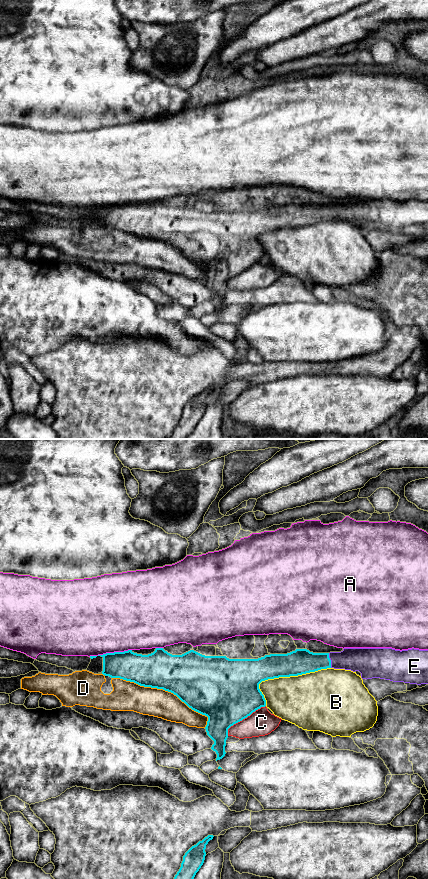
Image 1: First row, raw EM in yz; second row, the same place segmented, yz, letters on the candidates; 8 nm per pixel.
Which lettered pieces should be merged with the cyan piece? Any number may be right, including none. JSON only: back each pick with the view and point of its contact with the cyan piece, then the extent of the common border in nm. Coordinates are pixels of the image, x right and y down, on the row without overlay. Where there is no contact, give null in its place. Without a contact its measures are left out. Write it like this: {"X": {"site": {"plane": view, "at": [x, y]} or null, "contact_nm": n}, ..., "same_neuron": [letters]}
{"E": {"site": {"plane": "yz", "at": [330, 212]}, "contact_nm": 120}, "same_neuron": ["E"]}

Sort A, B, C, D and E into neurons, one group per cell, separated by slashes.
A / B / C / D / E

